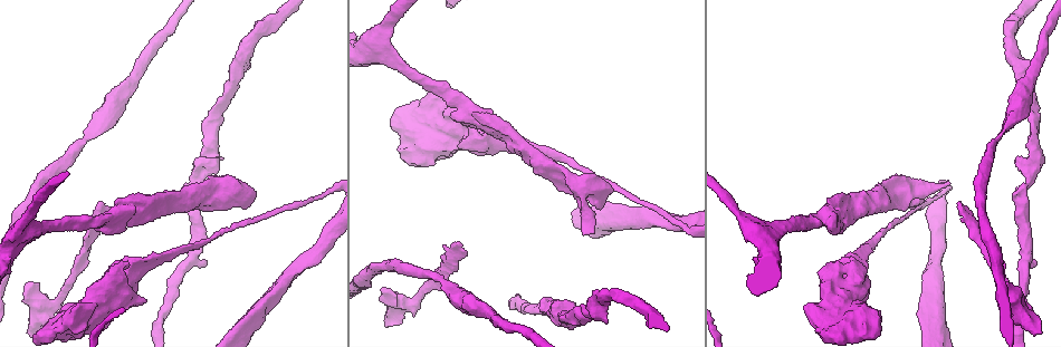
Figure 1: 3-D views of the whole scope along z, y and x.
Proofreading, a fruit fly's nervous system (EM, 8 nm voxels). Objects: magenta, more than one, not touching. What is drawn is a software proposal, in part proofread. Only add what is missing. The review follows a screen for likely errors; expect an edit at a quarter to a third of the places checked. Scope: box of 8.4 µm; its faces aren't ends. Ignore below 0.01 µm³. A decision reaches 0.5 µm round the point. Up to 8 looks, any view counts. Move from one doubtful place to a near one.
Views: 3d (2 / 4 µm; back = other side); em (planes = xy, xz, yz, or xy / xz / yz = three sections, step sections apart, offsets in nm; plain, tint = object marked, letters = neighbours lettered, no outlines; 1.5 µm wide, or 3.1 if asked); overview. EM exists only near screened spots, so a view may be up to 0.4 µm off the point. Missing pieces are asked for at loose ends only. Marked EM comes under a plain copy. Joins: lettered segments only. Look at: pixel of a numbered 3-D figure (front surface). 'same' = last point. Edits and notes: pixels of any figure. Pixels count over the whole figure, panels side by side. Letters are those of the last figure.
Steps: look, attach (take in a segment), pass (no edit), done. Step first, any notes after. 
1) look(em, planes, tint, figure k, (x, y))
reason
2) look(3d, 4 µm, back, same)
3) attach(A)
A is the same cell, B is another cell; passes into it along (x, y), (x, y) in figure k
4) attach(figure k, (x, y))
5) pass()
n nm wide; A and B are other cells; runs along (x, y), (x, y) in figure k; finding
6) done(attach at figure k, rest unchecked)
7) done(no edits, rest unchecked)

look(3d, 4 µm, figure 1, (104, 204))
long arm stops here

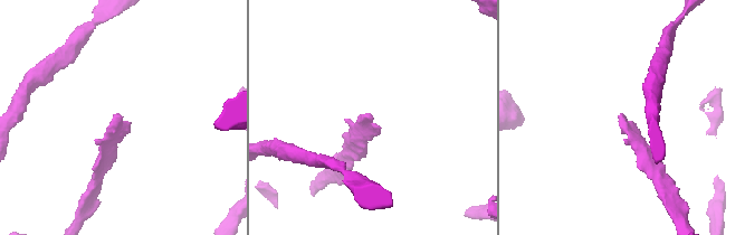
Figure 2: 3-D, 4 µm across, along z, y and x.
look(em, planes, letters, figure 2, (623, 115))
need the tissue

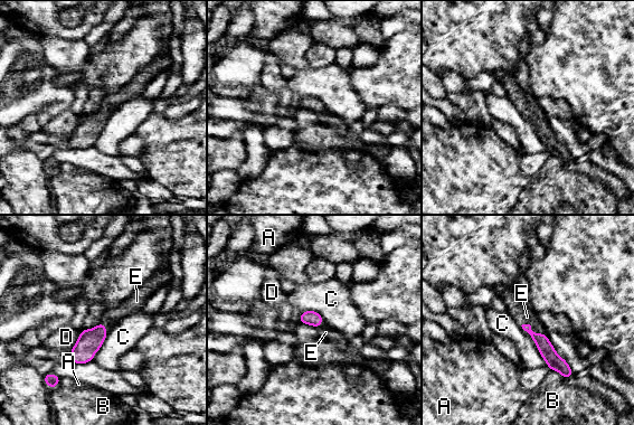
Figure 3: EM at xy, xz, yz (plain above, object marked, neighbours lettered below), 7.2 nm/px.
attach(E)
E is the same cell, A, B, C and D are other cells; passes into it along (546, 349), (531, 329), (522, 315) in figure 3; the neuron continues

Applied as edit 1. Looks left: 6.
look(overview)
redraw

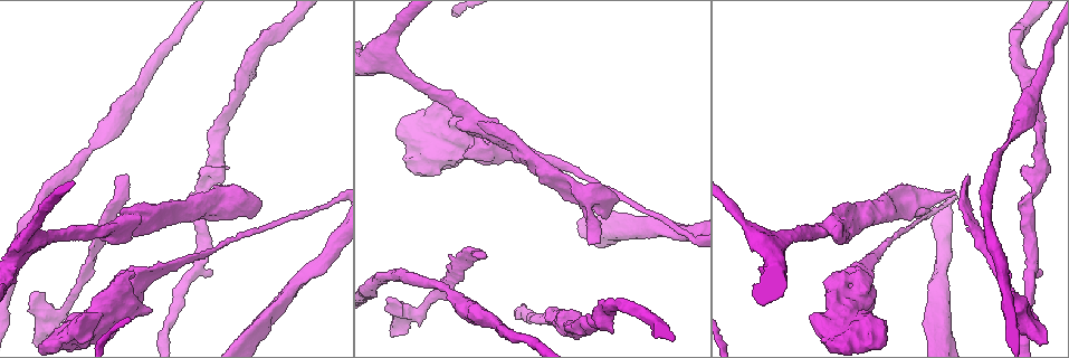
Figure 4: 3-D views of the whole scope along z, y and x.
look(3d, 4 µm, figure 4, (133, 271))
an open end

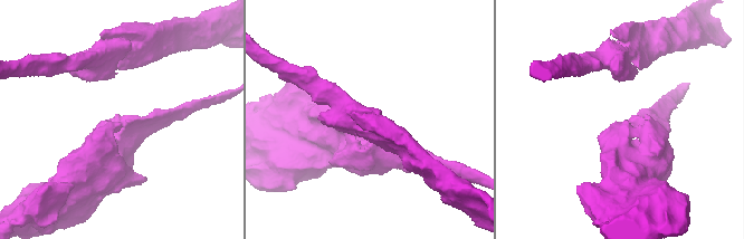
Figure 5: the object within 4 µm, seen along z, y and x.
look(em, planes, letters, figure 5, (119, 124))
need the tissue

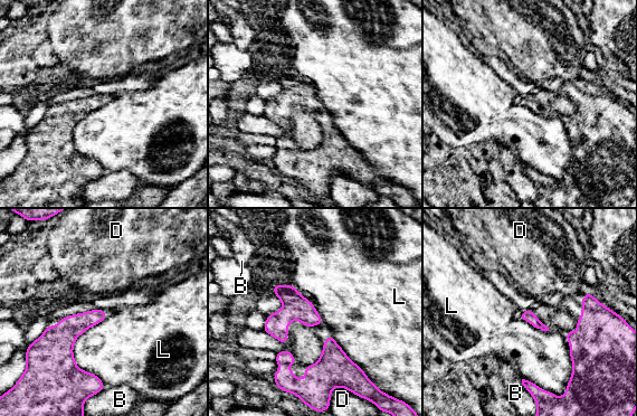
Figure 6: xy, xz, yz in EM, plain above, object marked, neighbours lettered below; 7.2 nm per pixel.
pass()
B, D and L are other cells; no lettered segment goes on from it

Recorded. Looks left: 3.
look(3d, 4 µm, figure 4, (954, 193))
an open end

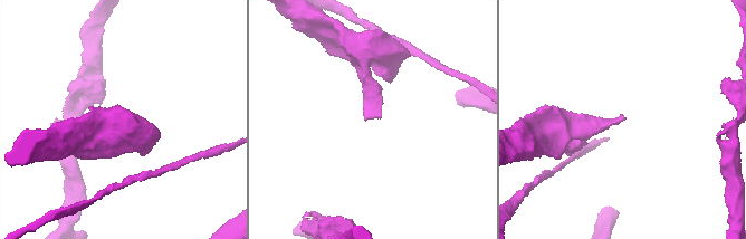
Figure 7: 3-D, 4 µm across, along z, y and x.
look(em, xz, step 4, letters, figure 7, (372, 115))
now the EM

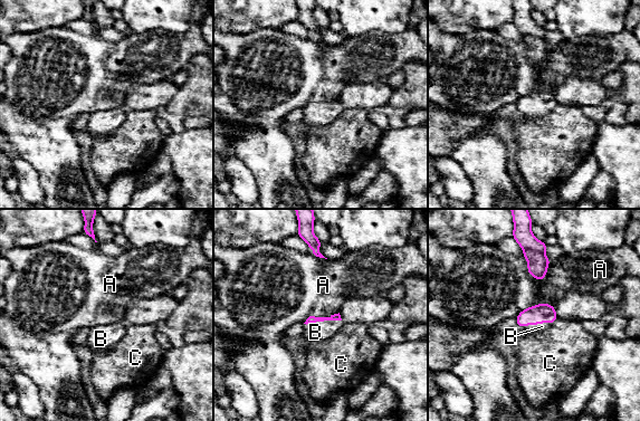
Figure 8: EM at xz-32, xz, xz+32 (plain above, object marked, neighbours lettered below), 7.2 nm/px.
look(em, planes, letters, same)
another direction

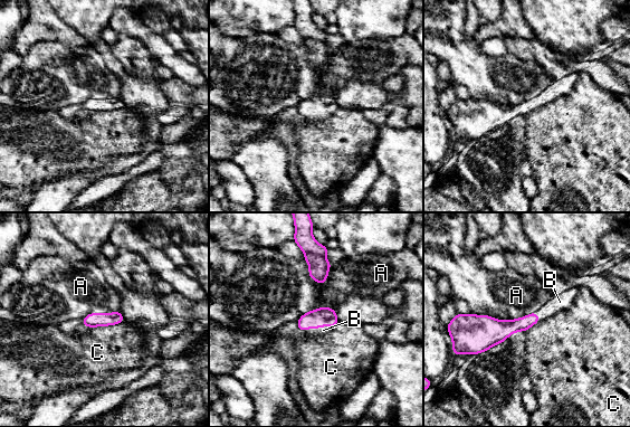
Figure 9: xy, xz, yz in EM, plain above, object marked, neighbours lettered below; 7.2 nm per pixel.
attach(B)
B is the same cell, A and C are other cells; passes into it along (323, 316), (315, 328), (323, 330) in figure 9; it goes on there

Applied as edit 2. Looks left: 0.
done(attach at figure 3, attach at figure 9, rest unchecked)

